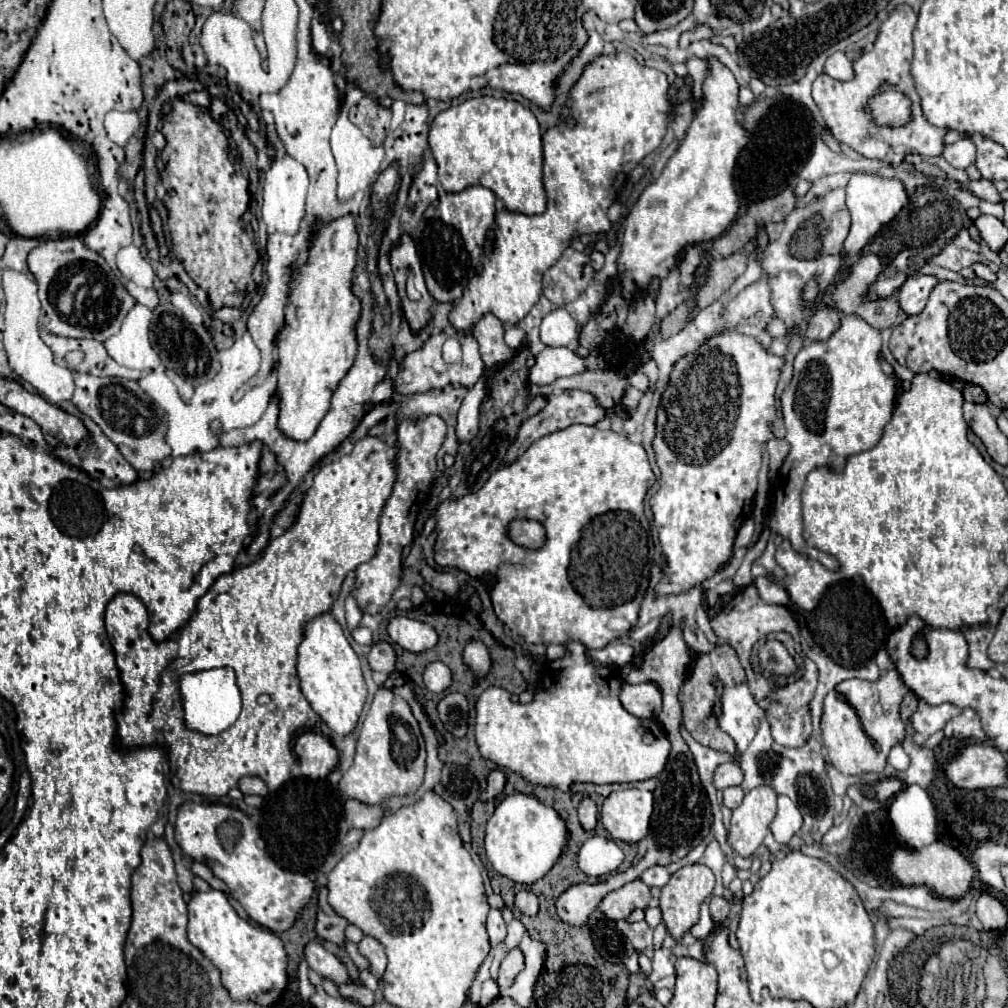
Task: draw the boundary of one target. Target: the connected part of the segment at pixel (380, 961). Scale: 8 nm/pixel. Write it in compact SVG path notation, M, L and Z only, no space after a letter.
M363 936L363 940L359 942L359 950L361 950L363 956L369 958L369 962L371 962L371 968L369 968L369 970L371 970L377 978L381 978L383 972L385 972L385 966L387 966L385 946L383 946L379 940L371 938L371 936Z

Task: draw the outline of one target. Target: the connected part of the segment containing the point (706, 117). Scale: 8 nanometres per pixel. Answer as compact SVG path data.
M709 56L707 76L703 82L703 98L695 110L695 116L691 120L691 126L687 128L683 142L679 144L677 152L669 158L667 166L663 168L655 184L649 184L643 190L637 204L627 214L621 256L619 256L619 274L623 278L627 298L631 298L641 288L645 288L653 276L665 278L669 270L675 266L677 252L685 244L707 242L709 238L715 240L727 230L727 226L733 222L739 210L739 196L733 186L733 170L735 170L739 152L745 148L747 140L749 140L749 132L739 122L739 84L733 72L723 62L719 62L715 56Z

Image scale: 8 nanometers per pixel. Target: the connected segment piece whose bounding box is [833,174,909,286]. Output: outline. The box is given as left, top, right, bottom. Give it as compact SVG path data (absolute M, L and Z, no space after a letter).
M853 174L851 176L851 180L847 184L847 210L851 212L851 228L841 246L843 266L841 266L833 286L837 286L839 282L843 282L843 278L847 278L847 274L849 274L847 260L857 260L863 254L863 248L867 248L877 238L881 228L885 224L889 224L903 210L905 204L909 204L909 194L901 180L885 178L885 176L871 176L871 174Z

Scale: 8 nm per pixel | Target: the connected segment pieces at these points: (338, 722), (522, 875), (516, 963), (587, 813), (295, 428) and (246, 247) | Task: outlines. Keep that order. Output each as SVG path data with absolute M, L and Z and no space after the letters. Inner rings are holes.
M323 612L305 624L303 640L297 648L297 674L303 696L323 722L337 734L353 732L367 698L367 686L361 674L359 656L353 652L343 628L331 612Z
M525 794L505 796L497 804L485 828L485 852L489 862L501 876L521 884L531 884L543 878L543 874L547 874L547 870L551 870L555 860L561 856L565 840L567 828L559 814L537 798Z
M513 948L501 962L499 966L499 976L497 976L497 986L503 990L503 988L509 988L515 980L515 976L521 972L523 968L523 954L519 948Z
M588 796L583 797L578 809L579 821L585 830L593 830L598 821L598 807L595 802Z
M345 214L341 218L335 218L327 224L323 224L309 244L305 262L301 266L293 266L295 278L289 282L289 288L291 288L289 302L295 306L295 312L297 312L297 328L285 324L277 332L275 346L277 346L277 354L279 354L279 360L277 360L277 398L279 398L277 426L287 438L297 440L297 442L305 442L315 434L321 420L325 418L325 414L331 408L331 396L335 394L339 382L343 380L343 376L349 372L349 368L353 366L353 362L357 358L355 328L361 318L361 300L351 290L353 270L359 262L357 248L359 248L359 234L357 234L357 226L355 226L355 216Z
M177 98L177 100L173 100L173 110L171 110L171 114L167 114L165 120L163 120L161 132L163 132L163 136L167 138L167 146L165 146L163 152L161 152L161 158L163 158L163 162L165 162L165 168L163 168L163 172L161 172L161 182L163 182L163 186L167 188L167 194L165 194L163 202L165 202L165 206L169 208L169 234L171 234L173 254L175 254L175 258L185 266L185 270L187 270L187 274L193 278L193 282L195 282L197 286L201 286L203 290L207 290L209 302L211 302L211 308L213 308L213 310L219 310L219 308L223 308L223 306L241 306L241 302L243 302L243 298L245 298L245 294L247 294L247 286L249 286L249 282L253 282L253 278L251 278L253 266L255 266L257 260L259 260L257 246L255 246L255 236L253 236L253 230L251 230L251 216L253 216L253 214L251 214L251 210L249 210L249 200L251 200L251 198L249 198L249 188L247 188L249 182L241 176L237 162L231 162L229 140L227 140L223 128L213 120L209 108L193 106L193 104L187 104L187 102L183 102L183 100Z

